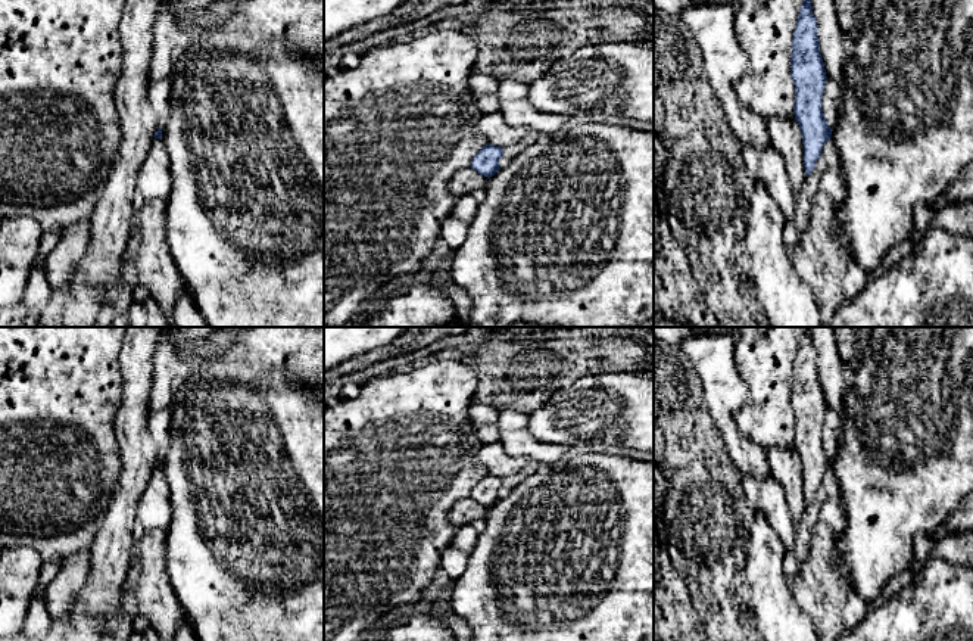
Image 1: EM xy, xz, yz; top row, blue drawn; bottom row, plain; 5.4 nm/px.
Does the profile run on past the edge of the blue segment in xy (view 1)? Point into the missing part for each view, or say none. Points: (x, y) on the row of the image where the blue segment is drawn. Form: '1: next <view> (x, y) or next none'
1: next none

